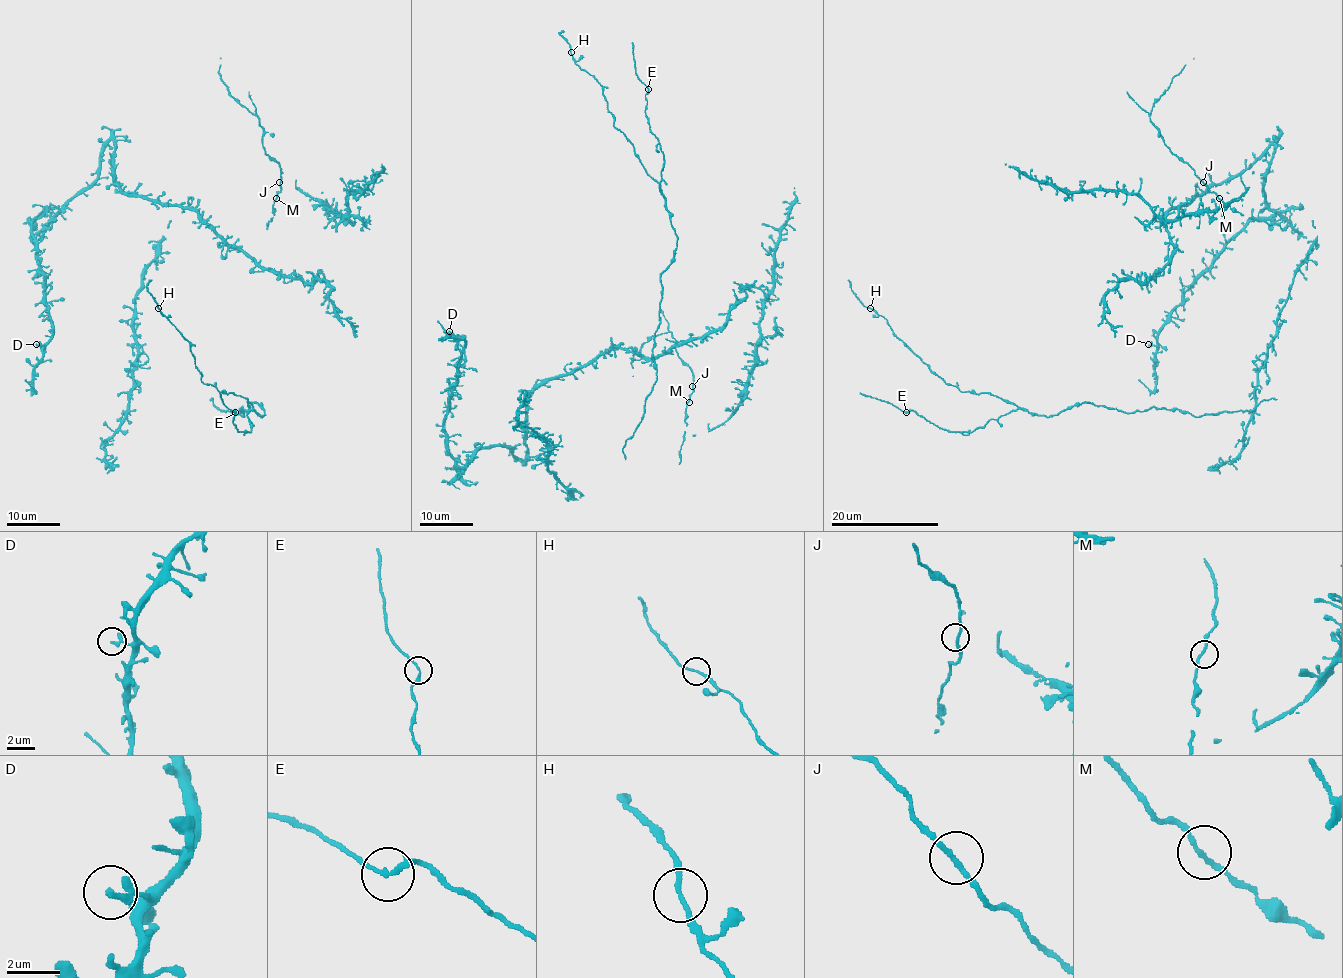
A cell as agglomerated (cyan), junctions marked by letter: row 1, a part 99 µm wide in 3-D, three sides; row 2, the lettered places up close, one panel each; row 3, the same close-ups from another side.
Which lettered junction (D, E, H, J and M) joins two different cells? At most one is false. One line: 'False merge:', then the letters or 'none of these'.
False merge: none of these

